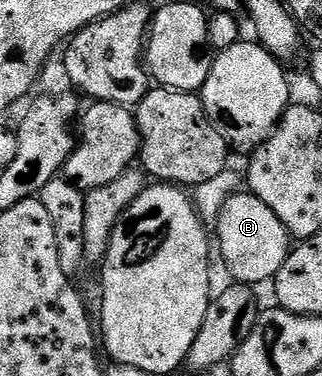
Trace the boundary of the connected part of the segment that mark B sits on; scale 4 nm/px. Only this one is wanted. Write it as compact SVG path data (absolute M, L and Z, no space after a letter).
M238 192L229 198L219 212L215 223L215 242L221 245L221 258L229 269L234 283L254 284L265 282L277 277L279 268L289 259L291 249L291 235L289 229L259 200L259 196L248 192Z

